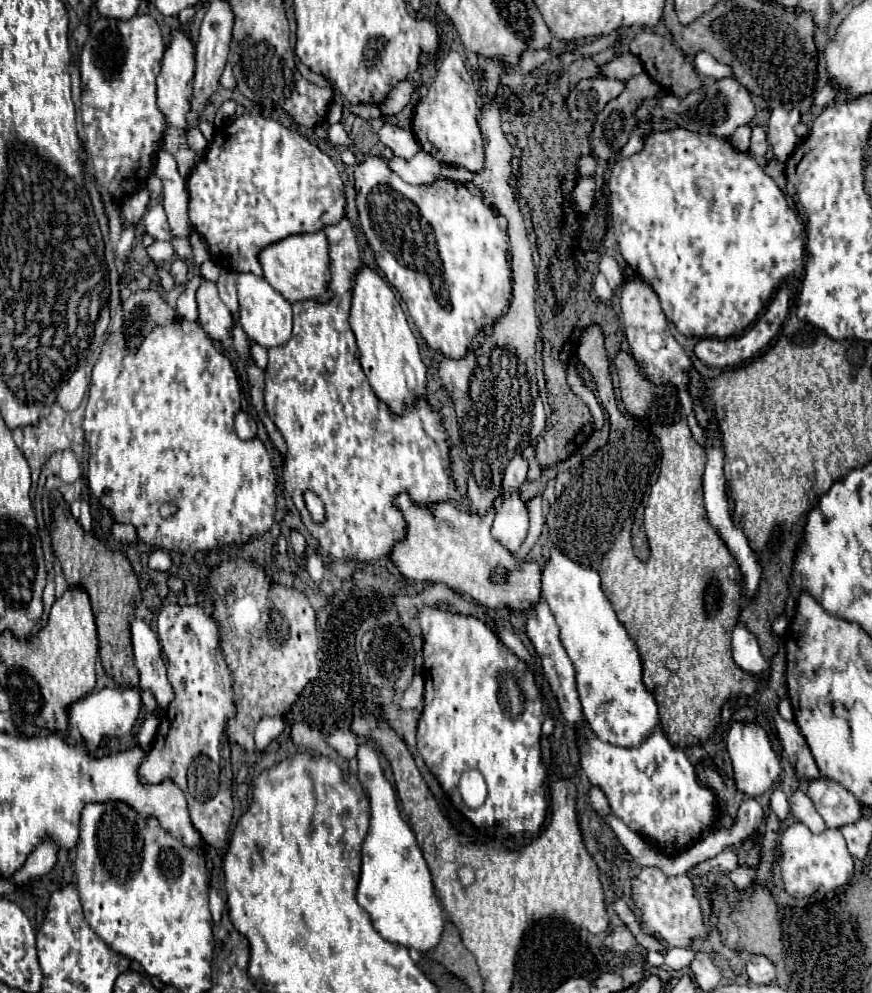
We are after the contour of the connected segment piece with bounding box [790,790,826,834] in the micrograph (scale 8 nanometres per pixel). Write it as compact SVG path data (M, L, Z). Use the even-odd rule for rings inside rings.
M796 790L792 796L790 796L790 810L794 812L796 820L806 824L814 834L820 834L826 830L826 824L822 820L822 816L816 812L812 800L808 798L808 794Z

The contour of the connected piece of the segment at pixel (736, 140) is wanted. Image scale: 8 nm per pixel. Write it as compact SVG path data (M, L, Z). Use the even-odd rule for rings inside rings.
M744 124L740 128L736 128L736 132L730 136L730 142L736 150L740 152L748 152L748 146L750 146L750 134L752 134L752 126Z

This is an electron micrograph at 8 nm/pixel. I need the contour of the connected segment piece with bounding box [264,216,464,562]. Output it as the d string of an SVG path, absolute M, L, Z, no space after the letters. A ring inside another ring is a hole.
M344 216L340 222L336 224L330 224L324 228L326 232L326 238L328 238L328 244L330 244L330 292L332 292L332 298L328 302L316 302L316 300L300 300L300 302L294 302L292 304L292 310L294 310L294 330L292 330L292 336L286 344L282 346L276 346L276 348L270 348L270 360L268 360L268 366L264 370L266 374L266 412L268 416L274 420L274 424L278 426L278 430L282 432L286 444L288 444L288 454L286 454L286 466L284 466L284 482L286 482L286 492L292 496L296 508L300 510L300 516L302 516L302 522L306 524L306 528L310 530L310 534L320 542L320 546L332 556L332 558L338 558L338 560L358 560L358 562L374 562L374 560L382 560L382 558L388 558L392 548L402 542L406 538L406 520L400 512L400 508L394 506L394 498L402 492L406 492L414 504L418 506L432 506L432 504L438 504L438 502L450 502L450 500L464 500L464 496L456 490L454 486L454 480L452 480L452 458L450 458L450 448L448 448L448 434L442 426L442 414L440 410L436 410L434 406L428 404L426 396L418 398L416 404L408 406L404 410L404 414L400 416L394 416L392 410L374 394L374 390L370 388L368 384L368 378L360 366L360 360L358 360L358 346L356 346L356 338L352 334L352 328L348 326L348 286L352 286L352 270L356 270L356 266L360 266L360 252L358 252L358 244L356 244L356 238L354 238L354 232L352 232L352 224L350 220ZM302 488L304 490L312 490L314 494L318 494L318 498L324 502L324 512L326 512L326 518L322 524L314 522L306 504L304 504L304 496L302 496Z

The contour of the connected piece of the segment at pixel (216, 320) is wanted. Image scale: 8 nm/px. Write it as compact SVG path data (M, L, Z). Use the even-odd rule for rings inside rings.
M202 278L202 284L196 292L198 300L198 312L200 312L200 326L212 340L226 340L232 330L232 314L224 306L224 302L218 296L216 284Z

